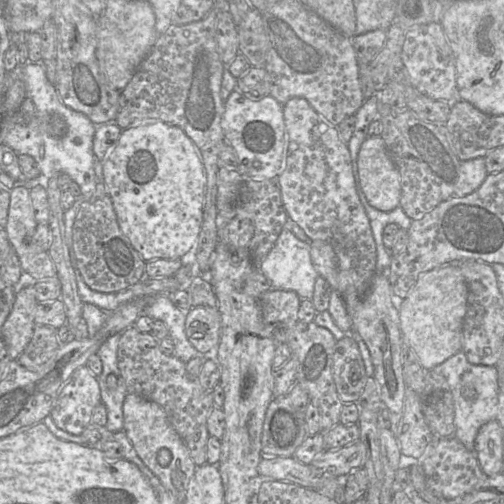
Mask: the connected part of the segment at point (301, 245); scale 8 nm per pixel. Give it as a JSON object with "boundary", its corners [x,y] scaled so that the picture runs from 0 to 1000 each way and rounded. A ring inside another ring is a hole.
{"boundary":[[[560,454],[540,494],[508,528],[534,556],[540,573],[575,575],[597,593],[619,593],[631,542],[617,516],[615,482],[591,474],[575,454]]]}

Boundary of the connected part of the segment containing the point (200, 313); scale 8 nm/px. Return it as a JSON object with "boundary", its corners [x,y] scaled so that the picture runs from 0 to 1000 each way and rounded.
{"boundary":[[[383,609],[369,619],[367,663],[401,704],[417,706],[438,665],[438,627],[429,609]]]}

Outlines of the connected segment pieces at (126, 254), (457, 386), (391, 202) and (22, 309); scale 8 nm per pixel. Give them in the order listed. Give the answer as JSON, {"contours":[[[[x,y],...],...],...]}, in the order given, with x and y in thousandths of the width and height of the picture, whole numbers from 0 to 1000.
{"contours":[[[[196,359],[177,397],[163,399],[145,446],[145,496],[167,560],[187,577],[226,581],[282,558],[290,518],[242,462],[218,387]]],[[[915,694],[877,722],[859,730],[883,748],[901,798],[903,869],[929,893],[940,895],[940,877],[950,849],[984,831],[988,813],[988,740],[980,726],[940,724]]],[[[754,268],[720,280],[708,329],[718,379],[738,411],[772,421],[794,407],[794,345]]],[[[52,567],[32,579],[22,619],[2,651],[2,667],[22,714],[34,714],[63,673],[73,603],[67,567]]]]}

